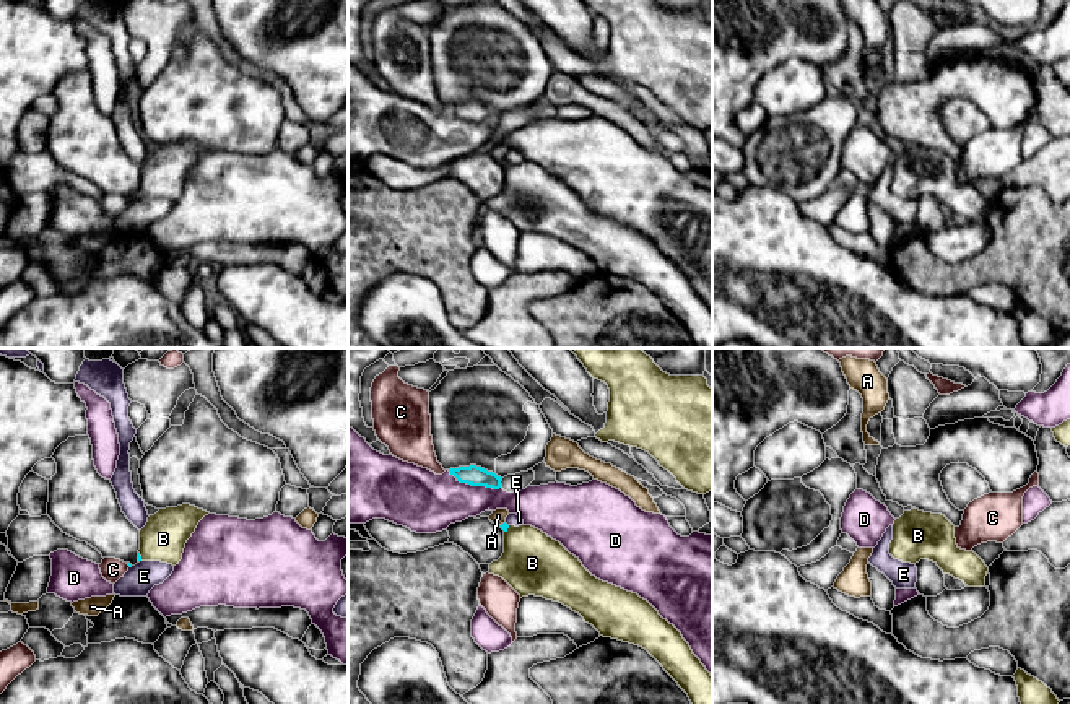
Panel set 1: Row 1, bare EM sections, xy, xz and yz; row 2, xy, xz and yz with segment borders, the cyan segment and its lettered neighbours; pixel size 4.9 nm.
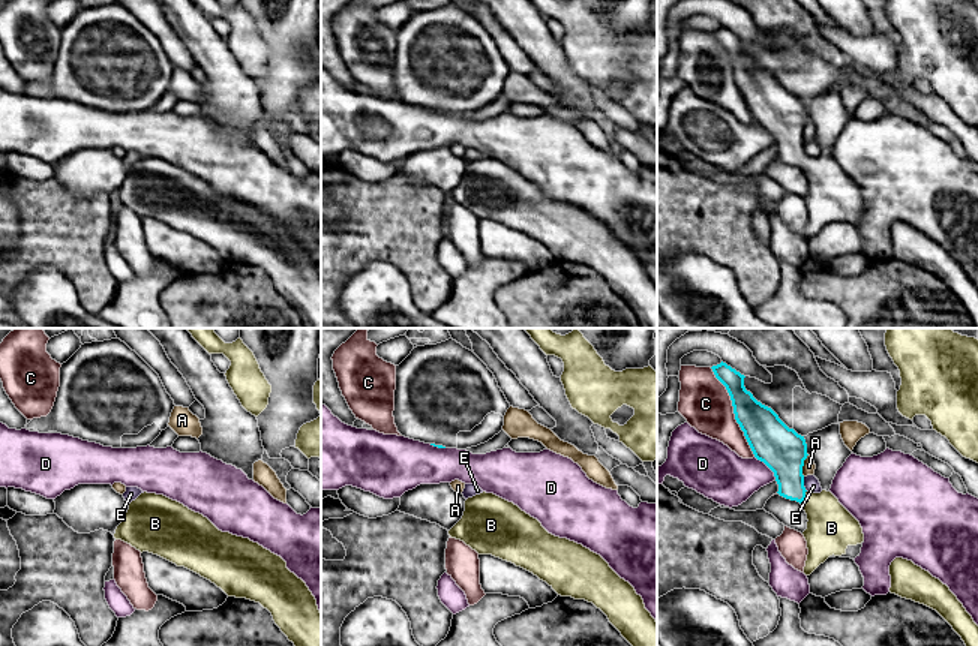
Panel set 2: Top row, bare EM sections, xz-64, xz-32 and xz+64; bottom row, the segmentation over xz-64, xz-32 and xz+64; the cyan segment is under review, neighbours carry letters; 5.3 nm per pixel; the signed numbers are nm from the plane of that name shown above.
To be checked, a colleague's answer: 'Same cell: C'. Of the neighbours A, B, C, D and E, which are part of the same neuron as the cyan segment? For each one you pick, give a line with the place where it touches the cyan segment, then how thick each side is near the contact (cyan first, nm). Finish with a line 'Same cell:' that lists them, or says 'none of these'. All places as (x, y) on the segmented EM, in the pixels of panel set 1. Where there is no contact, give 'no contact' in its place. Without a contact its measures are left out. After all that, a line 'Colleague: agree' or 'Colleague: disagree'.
B: meets cyan in xy at (140, 556); 20 nm thick on the cyan side, 220 nm on the other
Same cell: B
Colleague: disagree

